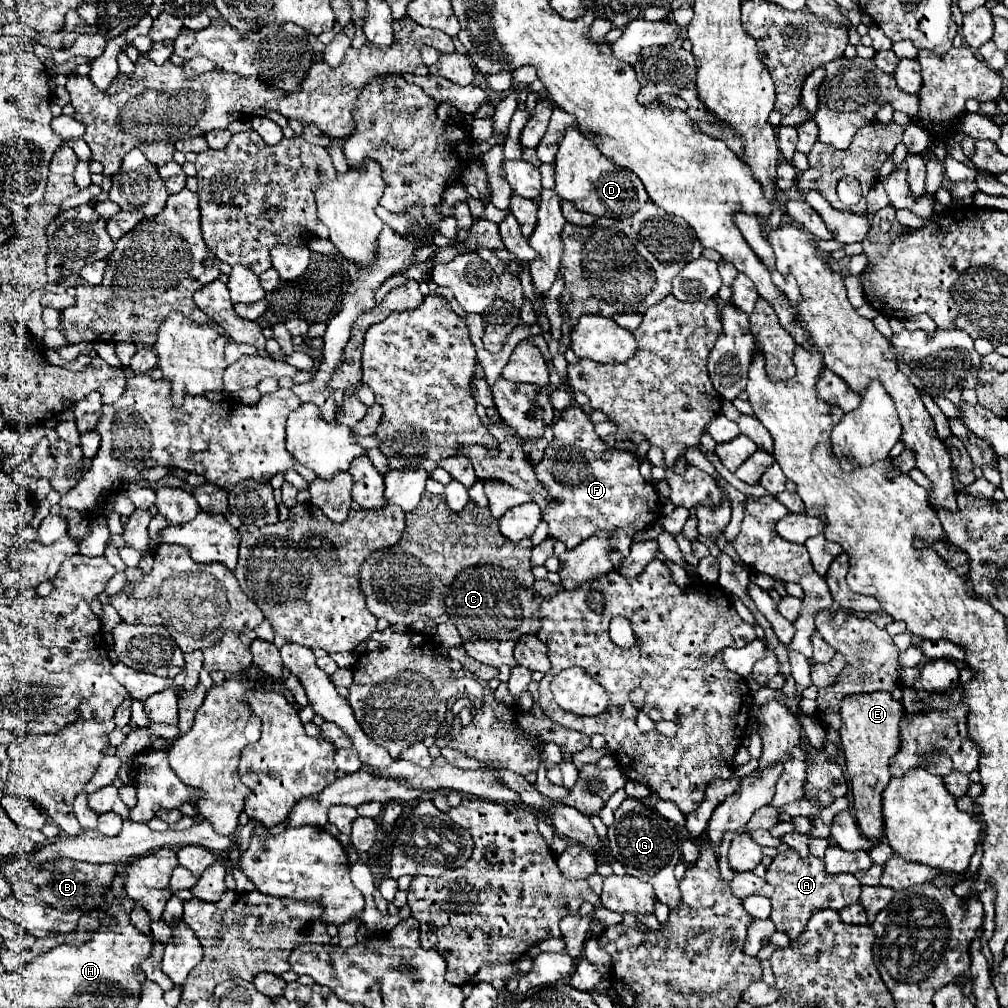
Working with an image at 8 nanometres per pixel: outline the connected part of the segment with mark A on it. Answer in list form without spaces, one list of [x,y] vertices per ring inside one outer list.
[[[793,850],[785,854],[777,854],[773,858],[773,864],[767,868],[767,874],[763,880],[775,888],[771,896],[769,920],[775,924],[777,932],[785,932],[791,940],[799,938],[799,934],[805,930],[807,920],[815,912],[825,910],[829,906],[839,912],[841,908],[859,902],[859,892],[861,892],[861,882],[855,876],[849,876],[849,874],[829,876],[825,872],[823,860],[811,854],[805,860],[797,860],[797,856],[793,856]]]

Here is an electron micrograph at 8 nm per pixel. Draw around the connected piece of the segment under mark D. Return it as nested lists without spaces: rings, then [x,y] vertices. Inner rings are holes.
[[[579,128],[565,132],[565,138],[559,144],[555,166],[557,194],[563,200],[573,202],[579,212],[589,212],[593,216],[629,218],[649,200],[641,180],[637,180],[637,176],[633,176],[633,172],[629,172],[627,168],[621,168],[607,156],[603,156],[593,136],[585,136],[583,132],[579,132]]]

